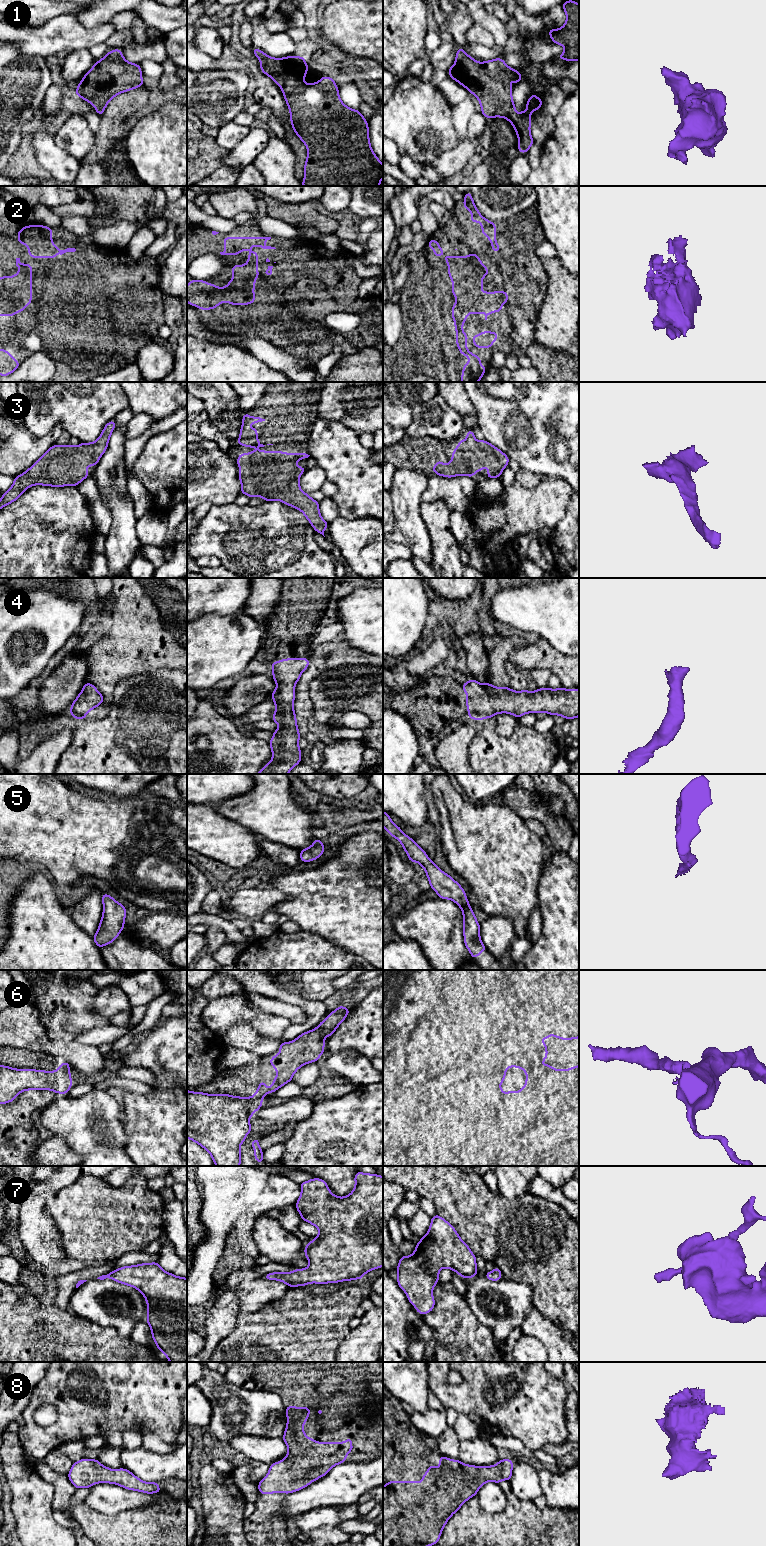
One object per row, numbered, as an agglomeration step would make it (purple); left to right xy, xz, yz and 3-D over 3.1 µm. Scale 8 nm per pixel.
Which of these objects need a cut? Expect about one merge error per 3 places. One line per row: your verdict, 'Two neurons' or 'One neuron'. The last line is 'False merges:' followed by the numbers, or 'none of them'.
1: One neuron
2: One neuron
3: One neuron
4: One neuron
5: One neuron
6: Two neurons
7: One neuron
8: One neuron
False merges: 6

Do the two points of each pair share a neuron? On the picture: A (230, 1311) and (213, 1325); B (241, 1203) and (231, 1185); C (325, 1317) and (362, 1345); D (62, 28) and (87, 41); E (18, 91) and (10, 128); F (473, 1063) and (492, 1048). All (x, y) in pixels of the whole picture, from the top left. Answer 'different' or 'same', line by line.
A: same
B: same
C: different
D: same
E: same
F: same

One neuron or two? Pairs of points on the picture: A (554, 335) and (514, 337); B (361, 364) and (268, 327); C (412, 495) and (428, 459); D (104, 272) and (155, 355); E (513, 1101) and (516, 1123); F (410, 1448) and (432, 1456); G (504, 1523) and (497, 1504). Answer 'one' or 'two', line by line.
A: two
B: two
C: two
D: two
E: one
F: one
G: two

